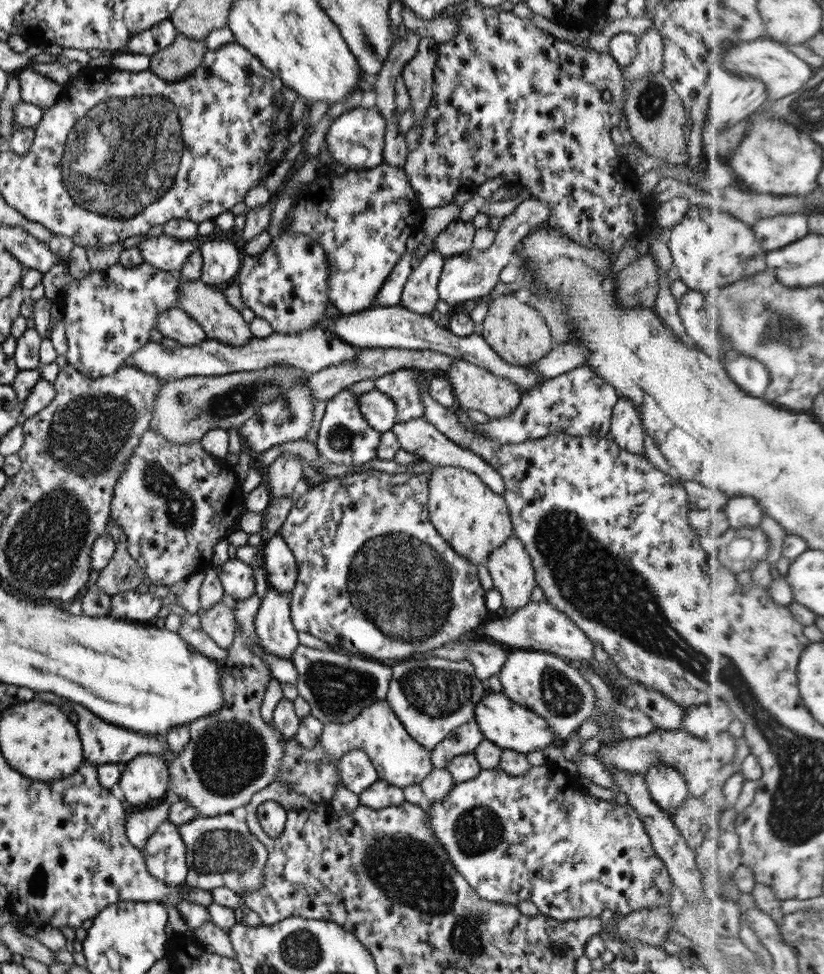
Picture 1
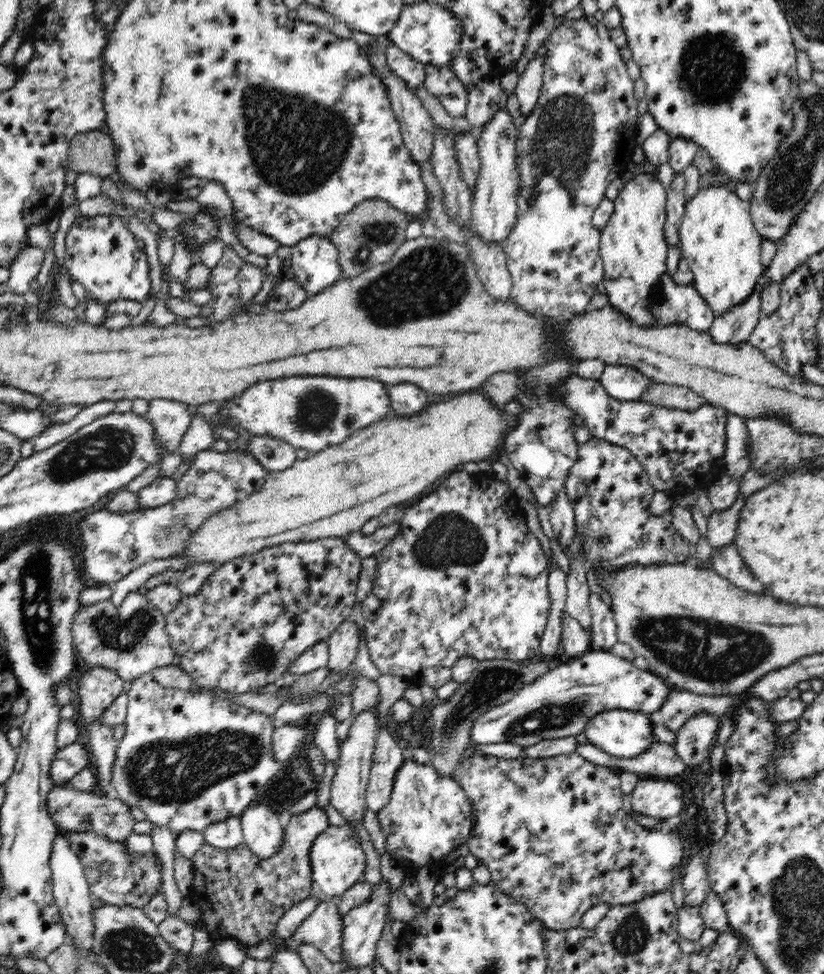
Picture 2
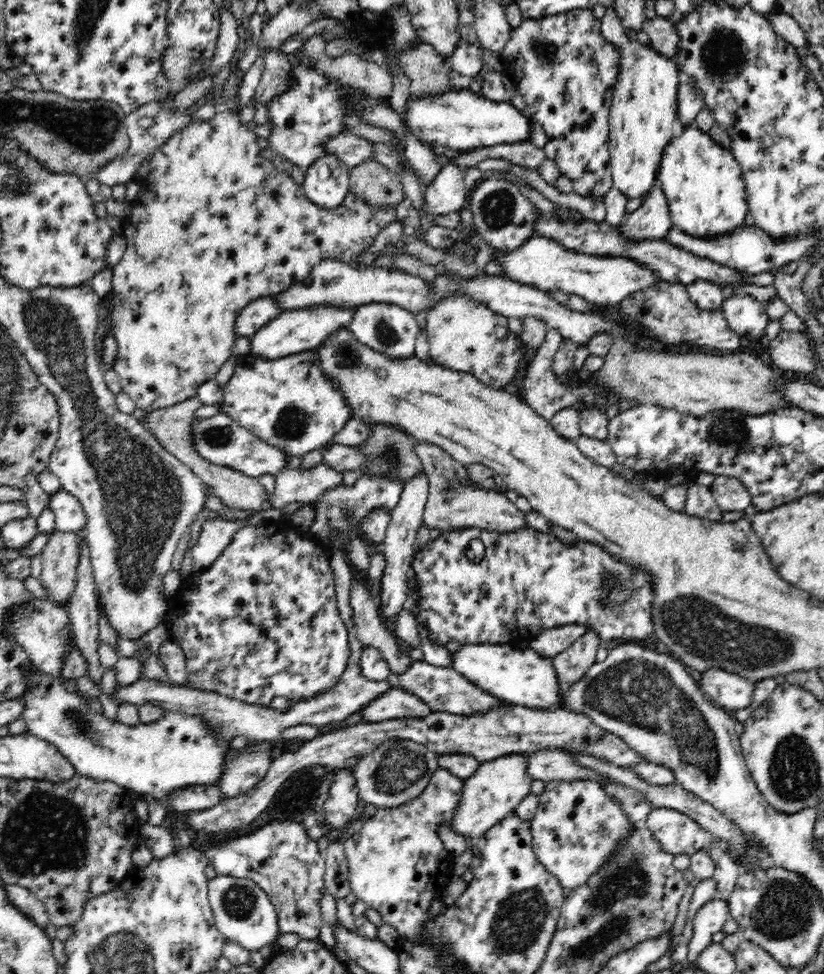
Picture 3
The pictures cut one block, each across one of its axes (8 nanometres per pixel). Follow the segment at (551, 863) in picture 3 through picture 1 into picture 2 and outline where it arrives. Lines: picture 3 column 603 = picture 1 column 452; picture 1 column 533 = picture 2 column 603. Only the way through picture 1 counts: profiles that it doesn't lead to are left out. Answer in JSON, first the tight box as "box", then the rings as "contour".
{"box":[458,752,686,930],"contour":[[[574,752],[569,755],[554,755],[550,758],[500,758],[488,754],[474,754],[464,759],[460,764],[458,781],[470,800],[472,818],[472,832],[467,840],[467,848],[478,861],[485,864],[491,872],[491,880],[496,883],[502,892],[517,898],[526,905],[533,915],[537,917],[545,928],[550,930],[568,930],[569,928],[580,927],[580,918],[587,910],[596,904],[605,902],[609,908],[616,905],[625,905],[641,898],[653,895],[670,889],[674,873],[682,866],[682,860],[686,855],[683,839],[678,829],[673,830],[663,823],[664,819],[658,822],[653,828],[644,828],[635,821],[632,821],[623,807],[622,797],[625,795],[620,789],[619,775],[612,769],[594,764],[583,756]]]}

